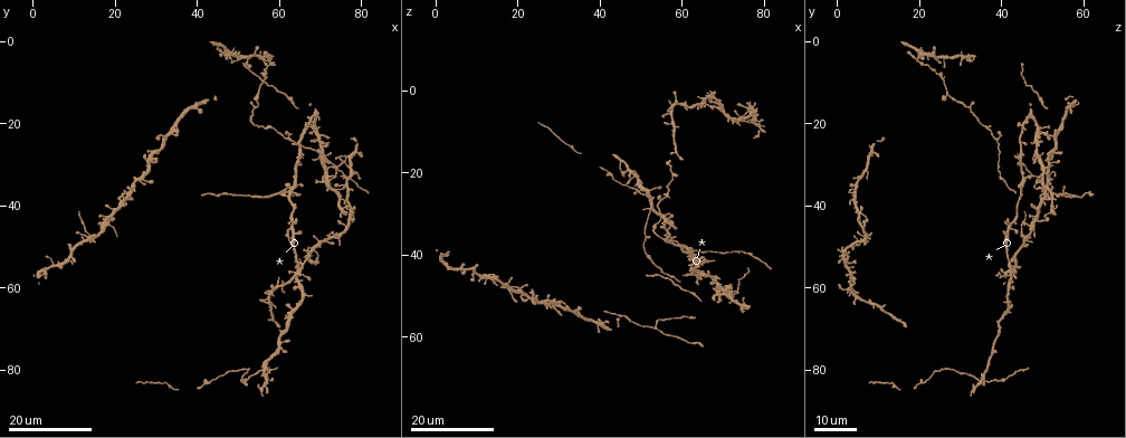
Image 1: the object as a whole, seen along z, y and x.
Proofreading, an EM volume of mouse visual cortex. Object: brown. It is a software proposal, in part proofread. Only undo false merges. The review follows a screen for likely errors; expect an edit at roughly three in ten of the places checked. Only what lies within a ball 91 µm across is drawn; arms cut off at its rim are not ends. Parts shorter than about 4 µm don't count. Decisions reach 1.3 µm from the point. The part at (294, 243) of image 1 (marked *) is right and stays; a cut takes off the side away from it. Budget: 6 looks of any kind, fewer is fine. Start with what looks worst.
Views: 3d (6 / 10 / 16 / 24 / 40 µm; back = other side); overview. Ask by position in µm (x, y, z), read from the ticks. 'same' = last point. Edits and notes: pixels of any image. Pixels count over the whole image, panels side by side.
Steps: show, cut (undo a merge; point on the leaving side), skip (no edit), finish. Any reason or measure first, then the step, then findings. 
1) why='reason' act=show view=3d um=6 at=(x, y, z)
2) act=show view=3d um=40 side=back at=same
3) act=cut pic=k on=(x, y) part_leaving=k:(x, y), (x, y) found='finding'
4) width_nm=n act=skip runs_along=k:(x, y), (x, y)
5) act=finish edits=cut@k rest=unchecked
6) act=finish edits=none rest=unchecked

why='four or more arms meet' act=show view=3d um=24 at=(13.5, 47.0, 44.5)

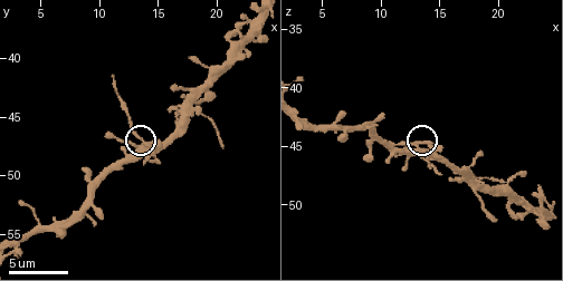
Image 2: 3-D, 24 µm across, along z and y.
act=show view=3d um=6 at=(14.2, 47.2, 44.8)

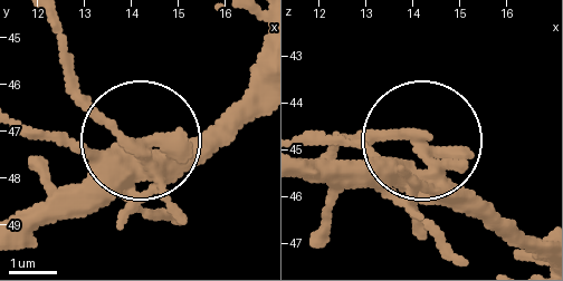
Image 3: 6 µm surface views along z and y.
act=cut pic=3 on=(114, 120) part_leaving=3:(153, 167), (73, 76), (60, 28) found='two cells meet here'

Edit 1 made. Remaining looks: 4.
why='three arms meet' act=show view=3d um=16 at=(53.5, 37.0, 58.0)

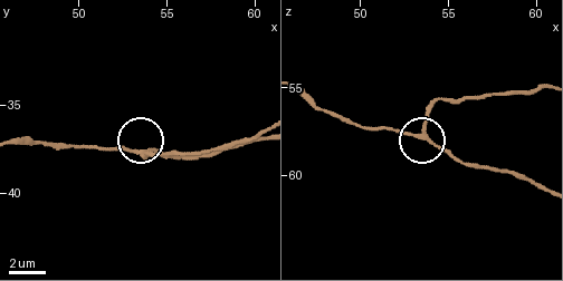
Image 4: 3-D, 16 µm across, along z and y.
act=show view=3d um=6 at=(53.3, 37.6, 57.7)

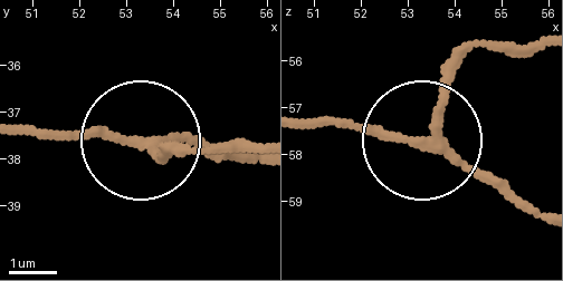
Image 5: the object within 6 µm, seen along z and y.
width_nm=190 act=skip found='one cell here'

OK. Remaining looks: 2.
why='two arms at a narrow angle' act=show view=3d um=16 at=(67.0, 53.0, 2.0)

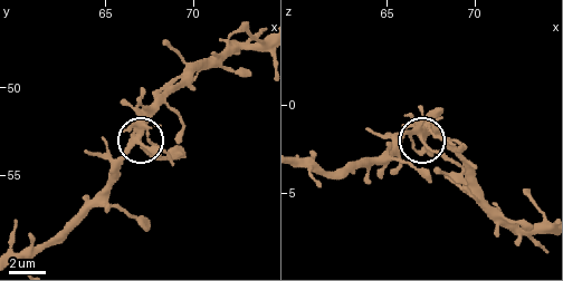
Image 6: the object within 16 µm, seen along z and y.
act=show view=3d um=10 at=(66.8, 52.9, 1.7)

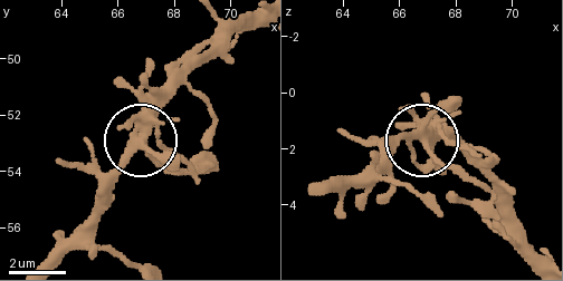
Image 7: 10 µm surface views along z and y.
width_nm=320 act=skip found='all the same cell'

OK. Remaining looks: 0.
act=finish edits=cut@3 rest=unchecked

